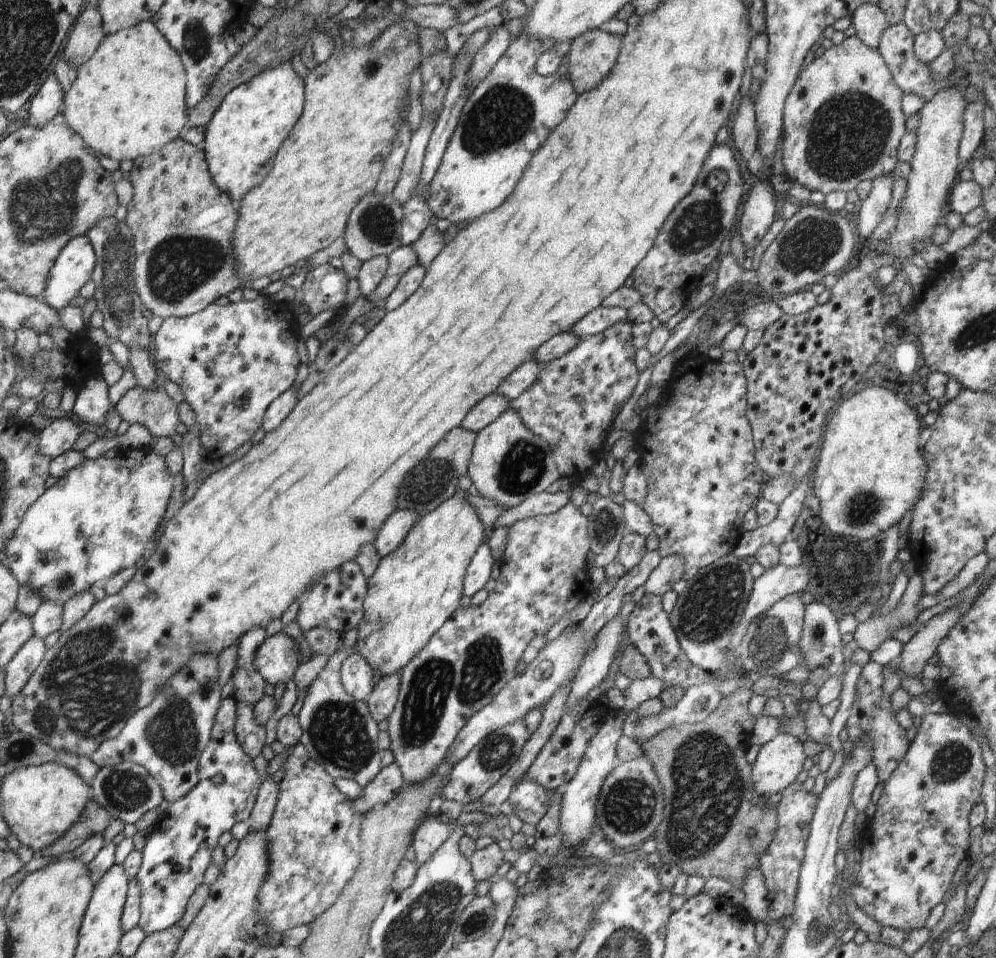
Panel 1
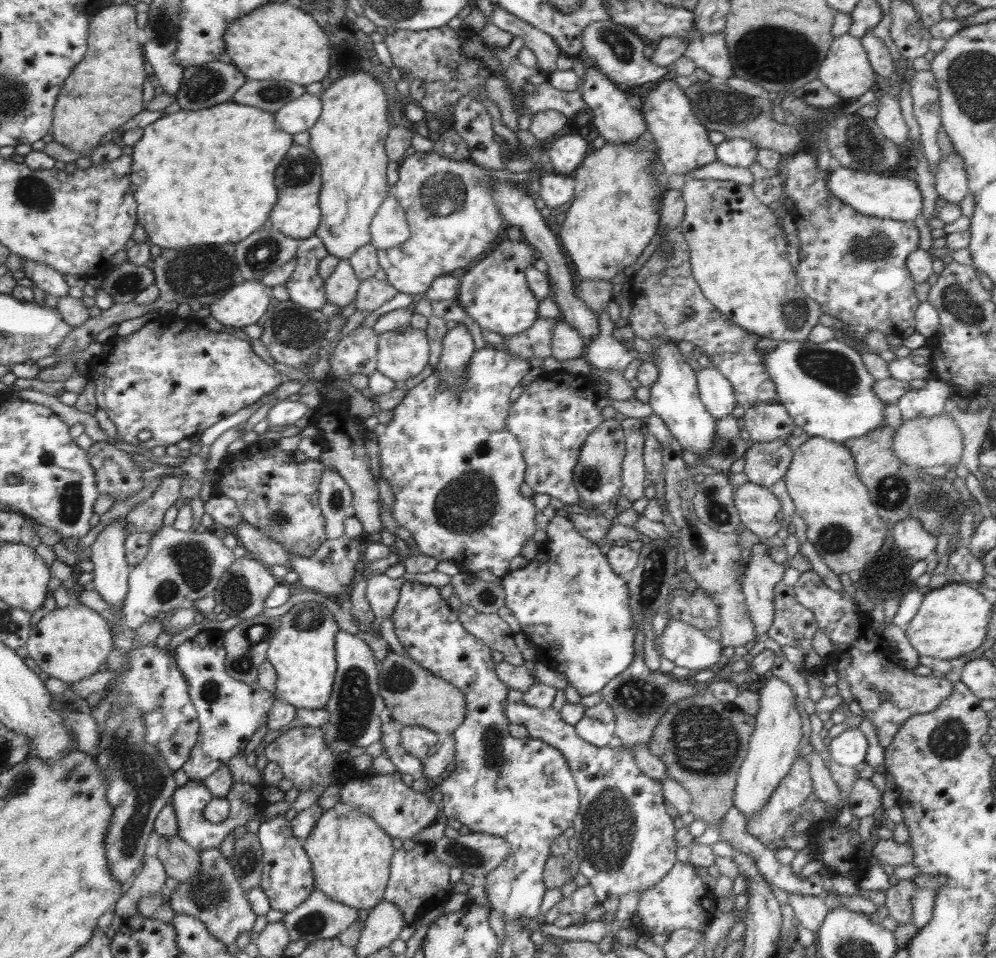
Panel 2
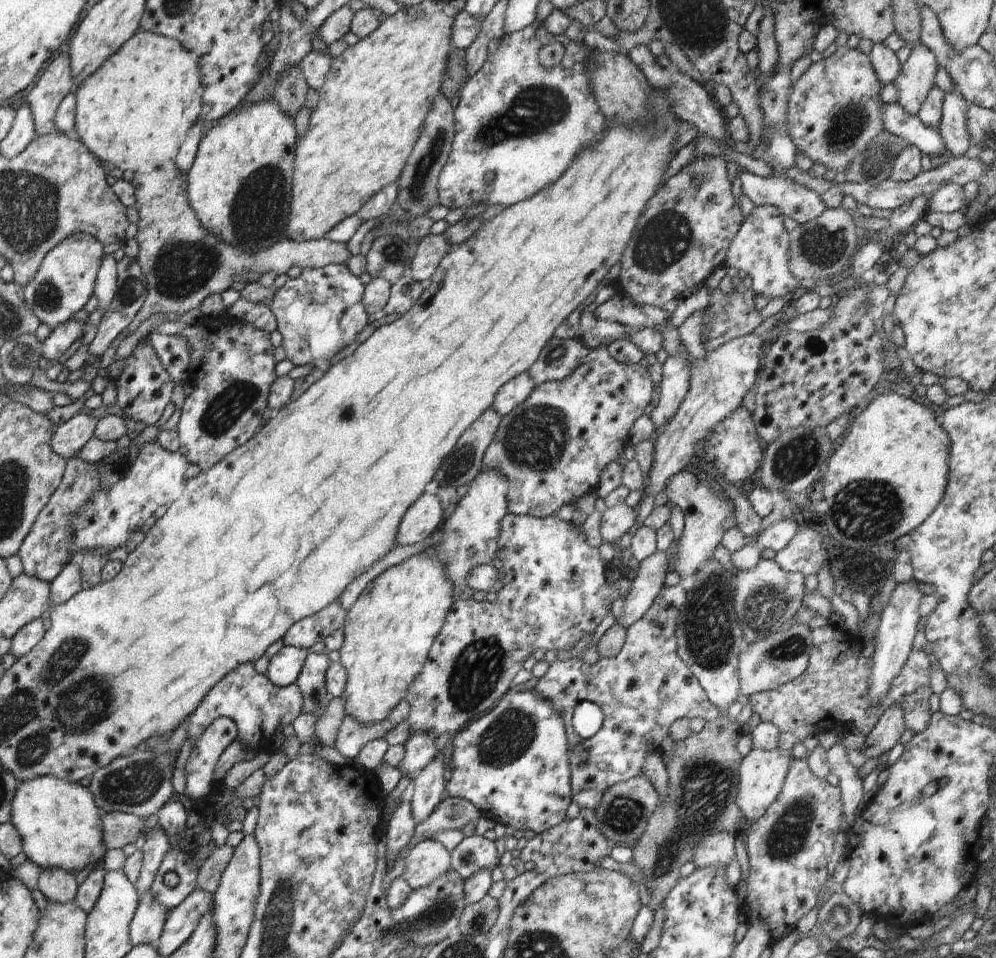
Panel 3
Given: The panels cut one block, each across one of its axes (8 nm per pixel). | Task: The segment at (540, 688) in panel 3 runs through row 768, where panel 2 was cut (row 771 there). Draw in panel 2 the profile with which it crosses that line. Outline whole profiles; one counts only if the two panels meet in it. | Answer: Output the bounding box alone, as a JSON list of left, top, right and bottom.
[506,702,678,903]

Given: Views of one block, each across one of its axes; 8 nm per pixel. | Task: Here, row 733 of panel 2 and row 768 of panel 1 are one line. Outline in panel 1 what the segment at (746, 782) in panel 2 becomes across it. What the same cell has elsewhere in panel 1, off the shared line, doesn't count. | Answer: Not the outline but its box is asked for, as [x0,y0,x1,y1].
[752,732,806,796]

